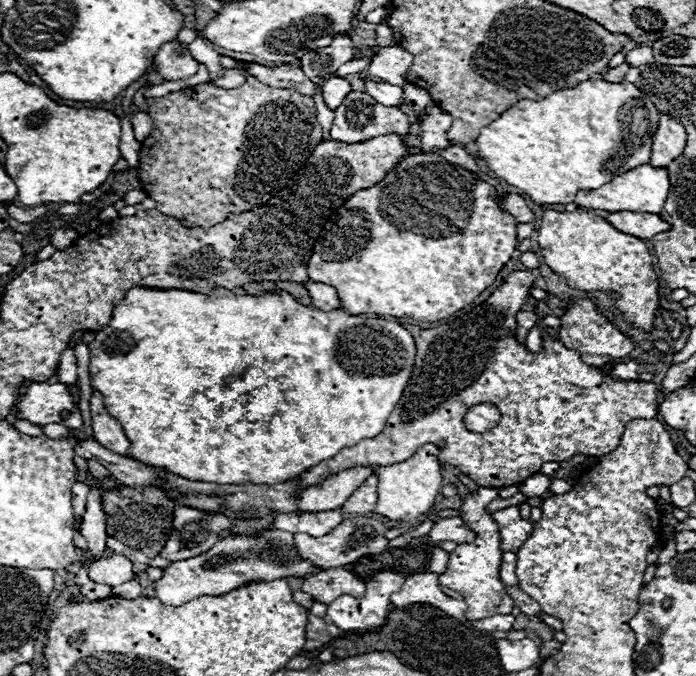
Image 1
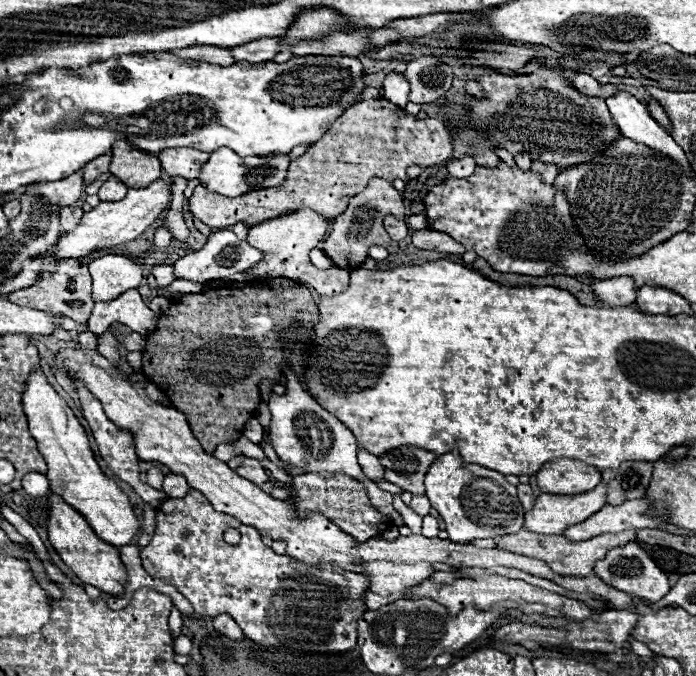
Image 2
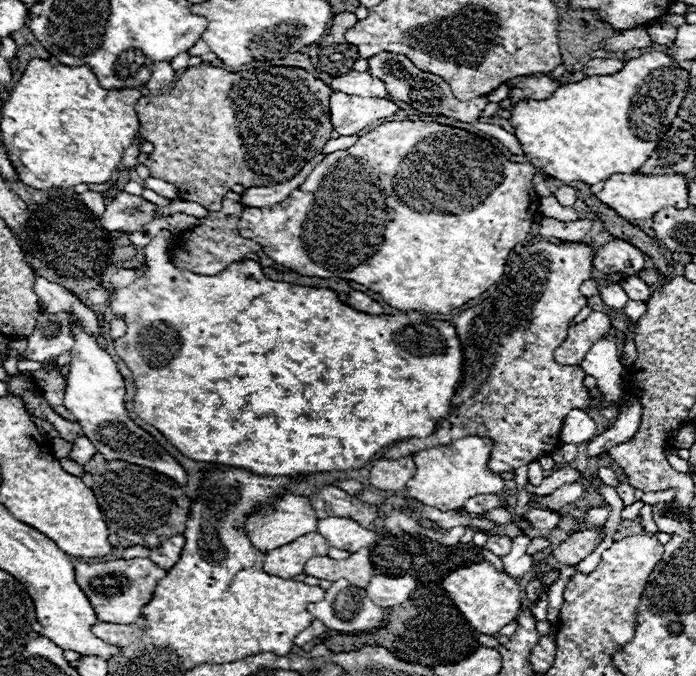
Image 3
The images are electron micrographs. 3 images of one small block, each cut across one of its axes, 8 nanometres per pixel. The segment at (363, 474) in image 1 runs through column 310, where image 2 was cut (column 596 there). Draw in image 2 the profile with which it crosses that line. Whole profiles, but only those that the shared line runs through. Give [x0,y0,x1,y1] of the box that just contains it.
[524,482,606,534]

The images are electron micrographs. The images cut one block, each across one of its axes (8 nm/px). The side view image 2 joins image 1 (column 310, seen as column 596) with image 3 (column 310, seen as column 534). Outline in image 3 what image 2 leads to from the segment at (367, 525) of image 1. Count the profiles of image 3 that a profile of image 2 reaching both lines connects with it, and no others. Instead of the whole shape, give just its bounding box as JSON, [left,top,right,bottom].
[264,532,328,578]

